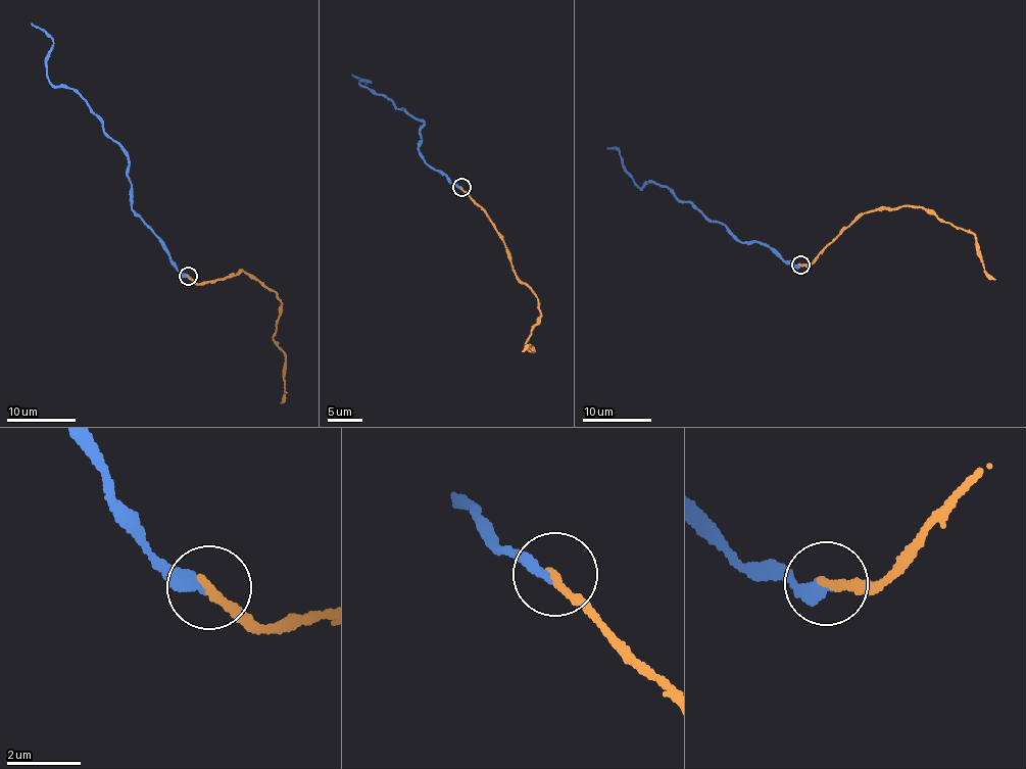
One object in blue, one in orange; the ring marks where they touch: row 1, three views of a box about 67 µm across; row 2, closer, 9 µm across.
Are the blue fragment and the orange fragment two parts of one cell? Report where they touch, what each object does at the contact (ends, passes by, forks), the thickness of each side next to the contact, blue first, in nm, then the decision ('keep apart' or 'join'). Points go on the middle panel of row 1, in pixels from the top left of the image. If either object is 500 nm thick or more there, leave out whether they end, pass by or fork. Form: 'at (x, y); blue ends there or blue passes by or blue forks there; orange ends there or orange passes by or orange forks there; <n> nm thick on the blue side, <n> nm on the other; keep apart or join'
at (461, 187); blue ends there; orange ends there; 300 nm thick on the blue side, 240 nm on the other; join

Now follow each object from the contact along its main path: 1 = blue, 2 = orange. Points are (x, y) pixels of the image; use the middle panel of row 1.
1: (460, 188), (428, 165), (419, 150), (424, 123), (389, 99), (360, 85), (372, 82), (352, 74)
2: (460, 188), (502, 240), (516, 278), (537, 297), (540, 323), (526, 347), (534, 350), (529, 345), (523, 352)

